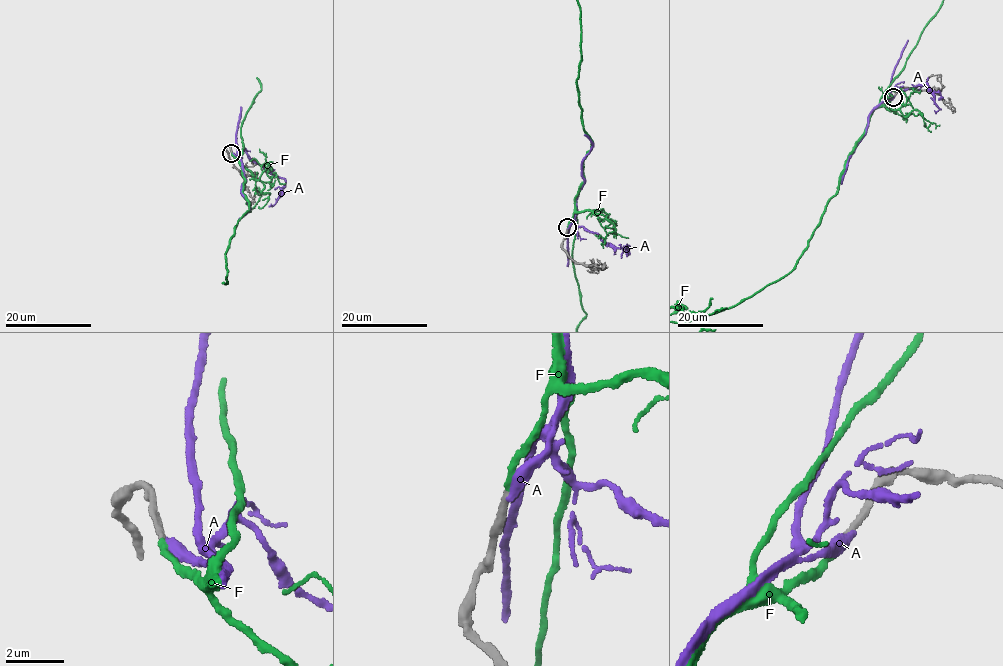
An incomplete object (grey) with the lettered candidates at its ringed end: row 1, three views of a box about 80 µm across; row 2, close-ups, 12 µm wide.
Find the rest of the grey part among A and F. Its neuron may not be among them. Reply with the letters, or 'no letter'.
F

